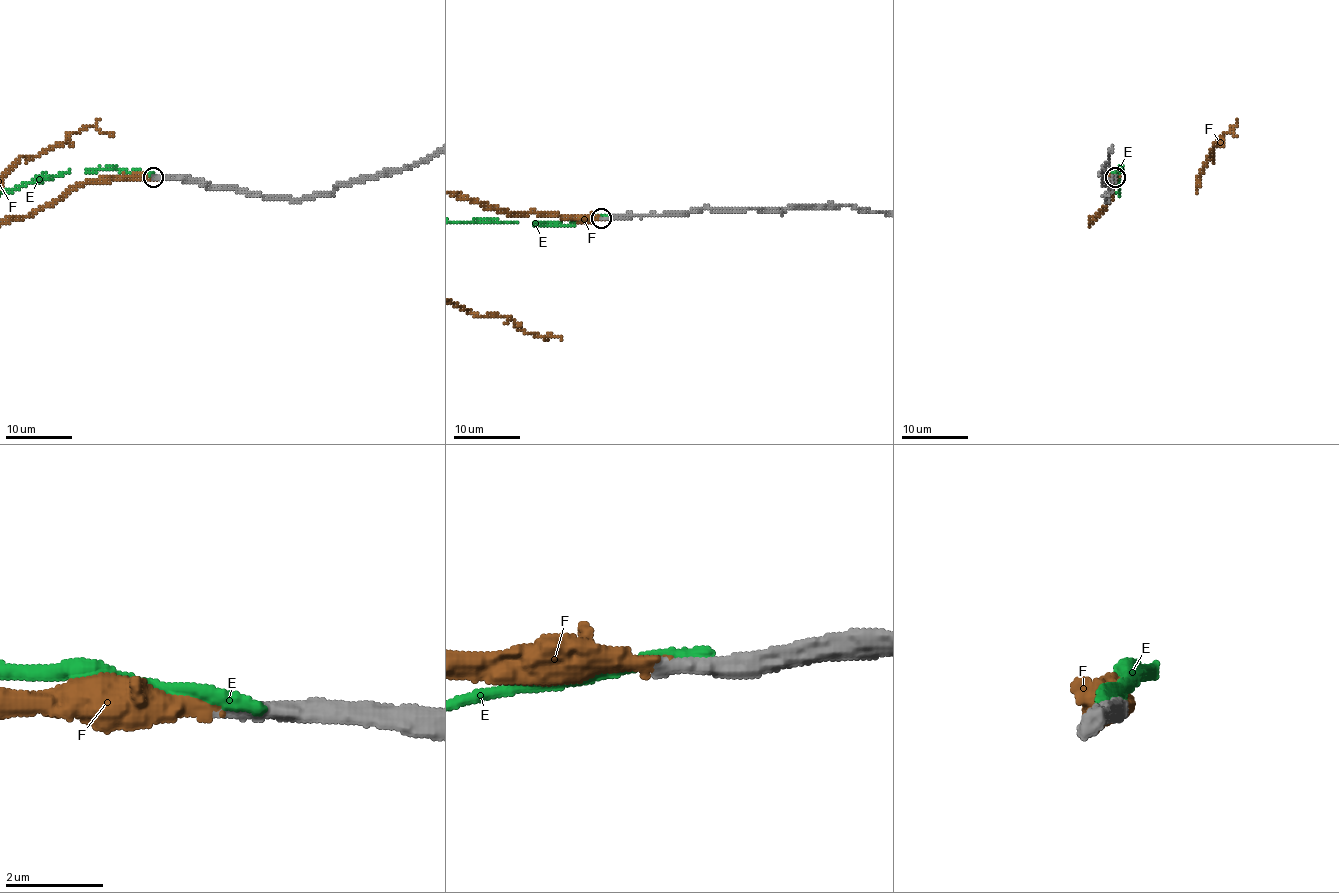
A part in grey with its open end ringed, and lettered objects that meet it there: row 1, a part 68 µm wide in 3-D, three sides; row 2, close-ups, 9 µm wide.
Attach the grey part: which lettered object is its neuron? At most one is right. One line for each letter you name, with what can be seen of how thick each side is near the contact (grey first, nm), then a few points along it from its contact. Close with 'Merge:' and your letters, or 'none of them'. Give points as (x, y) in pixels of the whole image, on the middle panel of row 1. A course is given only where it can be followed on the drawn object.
F: 360 nm thick on the grey side, 320 nm on the other
Merge: F

